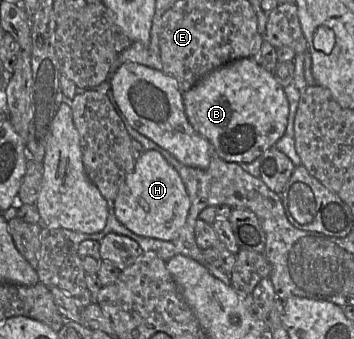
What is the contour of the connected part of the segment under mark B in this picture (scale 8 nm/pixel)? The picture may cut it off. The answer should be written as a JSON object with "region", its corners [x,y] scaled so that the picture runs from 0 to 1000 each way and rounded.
{"region":[[[709,171],[672,174],[596,209],[517,274],[517,301],[537,366],[593,419],[605,451],[633,475],[715,478],[771,437],[808,389],[816,301],[805,280],[805,260],[763,209]]]}

